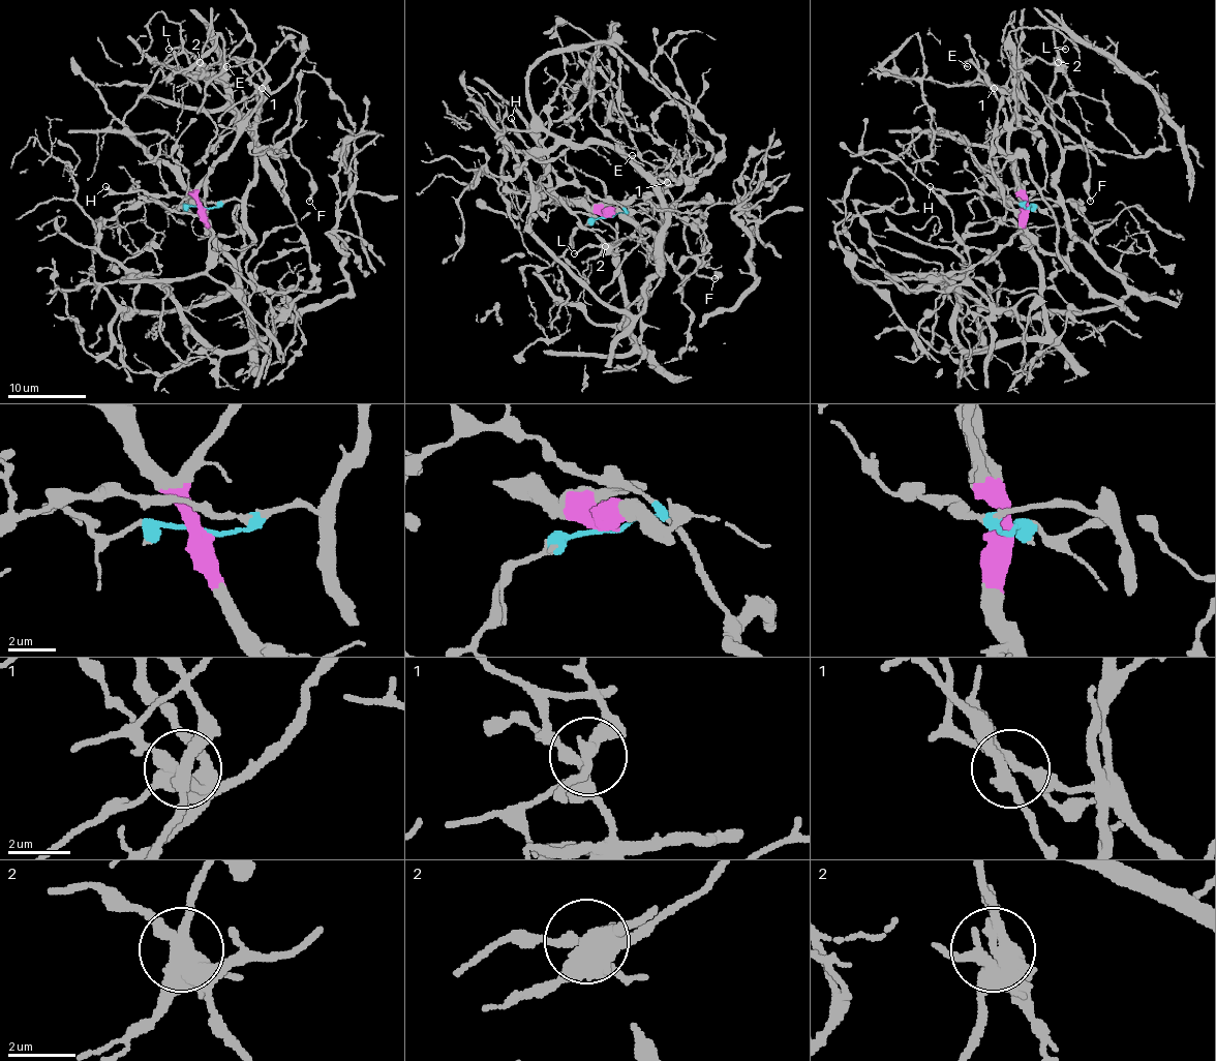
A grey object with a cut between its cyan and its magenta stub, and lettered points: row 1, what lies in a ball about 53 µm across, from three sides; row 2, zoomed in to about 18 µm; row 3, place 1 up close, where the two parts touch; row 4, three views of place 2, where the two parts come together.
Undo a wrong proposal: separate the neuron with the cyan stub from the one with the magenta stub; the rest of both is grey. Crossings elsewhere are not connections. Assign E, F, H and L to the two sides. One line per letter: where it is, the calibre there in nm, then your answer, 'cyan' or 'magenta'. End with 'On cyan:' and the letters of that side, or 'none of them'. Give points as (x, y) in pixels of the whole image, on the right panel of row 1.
E: place (967, 66); calibre 140 nm; magenta
F: place (1090, 201); calibre 190 nm; cyan
H: place (930, 186); calibre 180 nm; cyan
L: place (1065, 49); calibre 160 nm; cyan
On cyan: F, H, L

